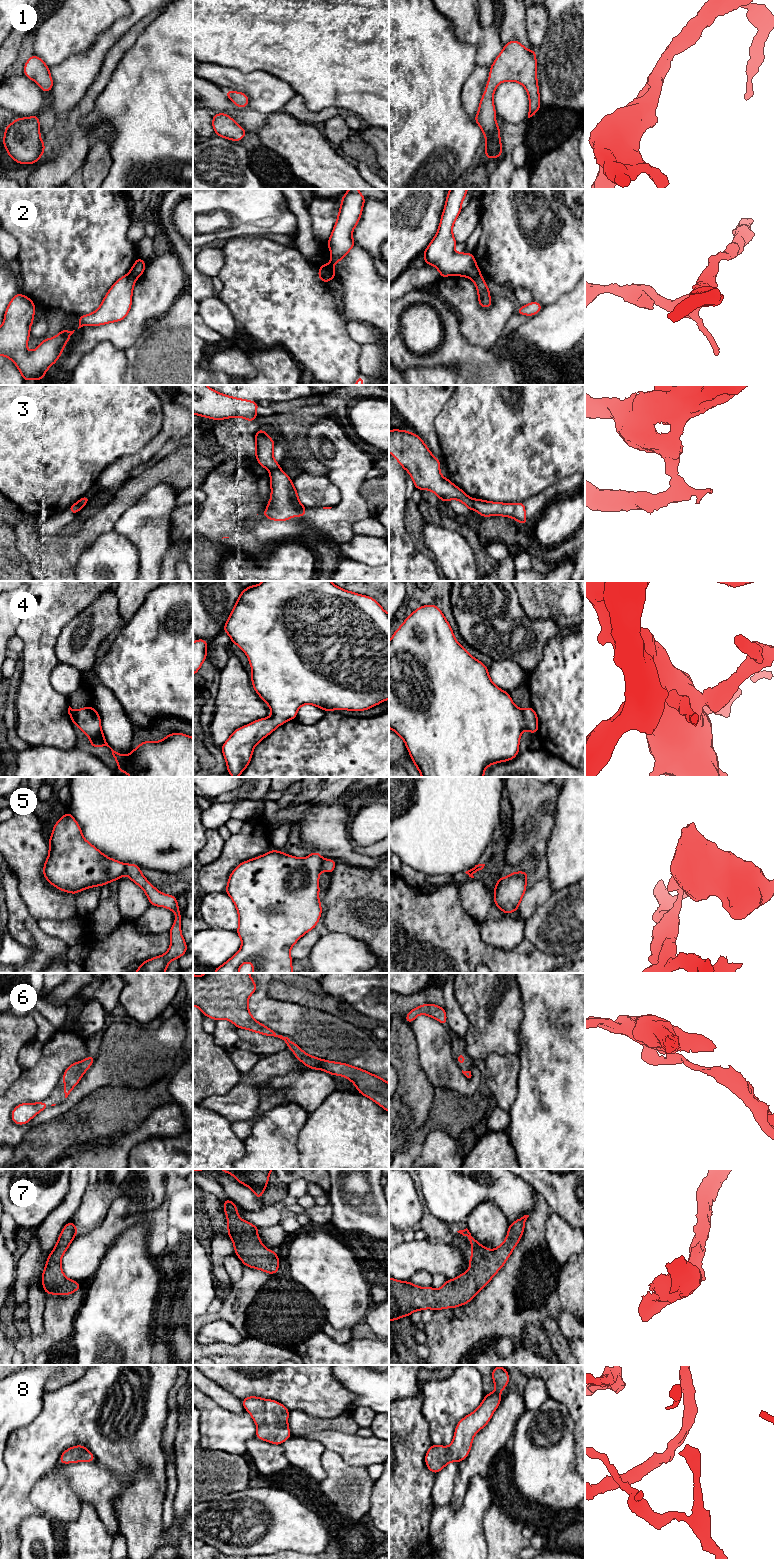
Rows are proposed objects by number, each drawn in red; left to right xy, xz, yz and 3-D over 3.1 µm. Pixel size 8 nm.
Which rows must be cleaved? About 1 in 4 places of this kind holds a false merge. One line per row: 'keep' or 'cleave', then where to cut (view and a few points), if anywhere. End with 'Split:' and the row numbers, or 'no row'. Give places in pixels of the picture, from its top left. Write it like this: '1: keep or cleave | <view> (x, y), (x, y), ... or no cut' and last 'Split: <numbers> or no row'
1: keep | no cut
2: cleave | xz (319, 269), (330, 279)
3: cleave | xz (279, 468), (270, 472)
4: keep | no cut
5: cleave | xz (323, 860), (320, 868)
6: keep | no cut
7: keep | no cut
8: keep | no cut
Split: 2, 3, 5

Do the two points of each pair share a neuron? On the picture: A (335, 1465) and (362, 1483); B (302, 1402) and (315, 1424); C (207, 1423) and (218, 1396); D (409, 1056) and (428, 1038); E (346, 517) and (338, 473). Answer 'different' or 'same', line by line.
A: same
B: different
C: different
D: different
E: same

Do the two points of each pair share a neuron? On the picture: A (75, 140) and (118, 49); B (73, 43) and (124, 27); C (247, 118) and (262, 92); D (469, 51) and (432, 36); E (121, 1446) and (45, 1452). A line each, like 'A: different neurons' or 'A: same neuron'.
A: same neuron
B: different neurons
C: different neurons
D: same neuron
E: same neuron

